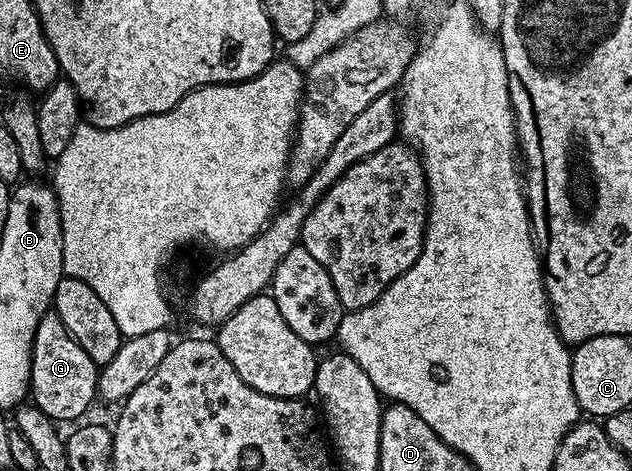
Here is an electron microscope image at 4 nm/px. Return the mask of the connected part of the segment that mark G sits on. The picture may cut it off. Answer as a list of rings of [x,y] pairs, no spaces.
[[[47,311],[38,320],[36,335],[30,352],[30,387],[28,393],[33,404],[37,405],[40,411],[44,411],[44,415],[48,415],[51,421],[55,423],[74,420],[77,422],[82,419],[77,419],[77,417],[84,416],[89,411],[90,404],[96,401],[98,397],[99,372],[99,366],[94,365],[92,359],[88,359],[84,347],[80,347],[80,343],[76,343],[76,339],[72,339],[68,327],[64,327],[64,319],[60,319],[58,313]]]

